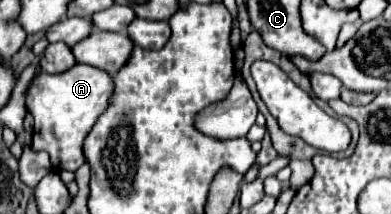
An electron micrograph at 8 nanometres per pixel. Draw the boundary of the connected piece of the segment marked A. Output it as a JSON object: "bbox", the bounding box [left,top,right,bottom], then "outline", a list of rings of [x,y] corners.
{"bbox":[27,63,111,171],"outline":[[[77,63],[57,75],[39,73],[27,91],[27,111],[35,117],[31,149],[47,151],[55,171],[77,171],[85,163],[83,139],[91,131],[97,117],[103,113],[111,91],[111,75],[91,65]]]}

